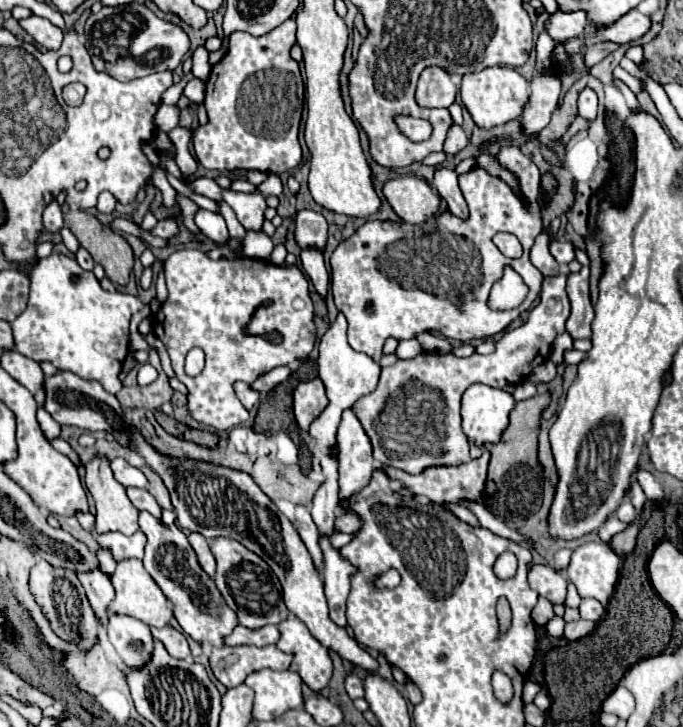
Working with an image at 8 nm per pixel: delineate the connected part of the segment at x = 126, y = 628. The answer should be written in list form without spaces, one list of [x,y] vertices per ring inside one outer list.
[[[110,615],[110,625],[106,631],[124,665],[142,667],[146,665],[146,661],[150,661],[154,639],[146,623],[130,615]]]

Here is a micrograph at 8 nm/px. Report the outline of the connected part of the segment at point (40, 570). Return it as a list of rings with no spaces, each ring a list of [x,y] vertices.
[[[40,559],[32,573],[30,573],[30,589],[36,597],[36,601],[42,605],[54,633],[66,641],[74,641],[80,647],[90,647],[98,641],[98,619],[94,617],[94,611],[90,609],[90,603],[86,601],[86,593],[82,583],[78,581],[76,573],[70,573],[68,569],[58,569],[50,565],[48,561]]]

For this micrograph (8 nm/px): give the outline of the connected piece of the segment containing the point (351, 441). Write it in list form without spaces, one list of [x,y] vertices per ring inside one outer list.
[[[346,409],[338,427],[338,461],[340,461],[340,499],[358,493],[370,473],[374,471],[374,459],[370,457],[370,439],[362,433],[362,425],[354,417],[352,409]]]

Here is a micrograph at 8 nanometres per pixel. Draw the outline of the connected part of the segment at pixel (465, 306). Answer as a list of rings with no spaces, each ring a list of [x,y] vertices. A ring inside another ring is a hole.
[[[518,147],[502,149],[498,161],[518,175],[522,191],[530,201],[530,209],[524,207],[504,181],[498,181],[476,167],[460,175],[460,189],[470,207],[468,221],[458,221],[458,217],[442,213],[438,223],[434,223],[436,229],[426,229],[426,237],[432,239],[412,239],[408,223],[368,221],[336,247],[330,257],[332,293],[338,311],[348,319],[348,343],[354,351],[380,361],[386,339],[412,339],[422,331],[438,331],[456,341],[484,339],[504,331],[522,311],[532,307],[544,279],[528,257],[534,239],[542,231],[540,207],[536,201],[540,171]],[[500,231],[514,233],[520,239],[524,247],[520,259],[504,257],[492,243],[492,237]],[[506,265],[524,279],[530,291],[520,307],[494,311],[488,307],[488,295],[492,285],[502,277]]]

